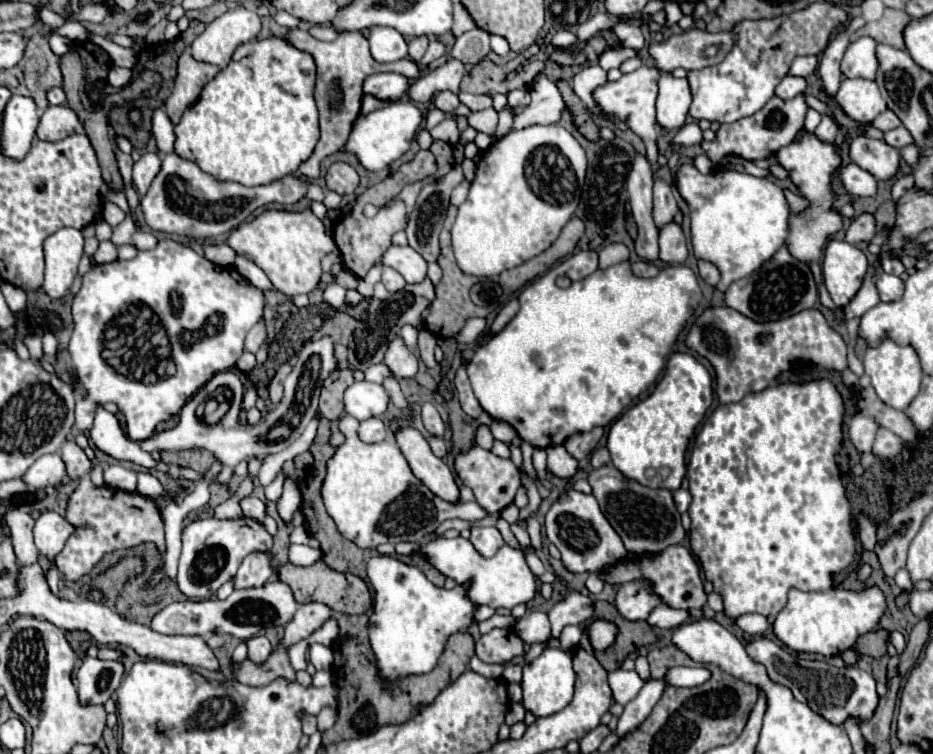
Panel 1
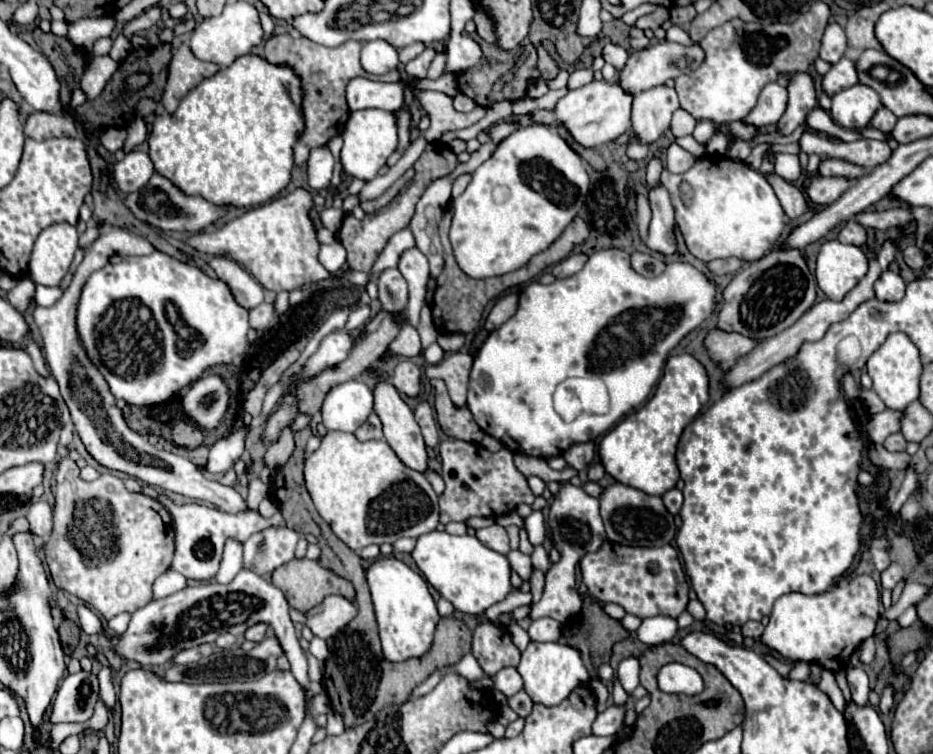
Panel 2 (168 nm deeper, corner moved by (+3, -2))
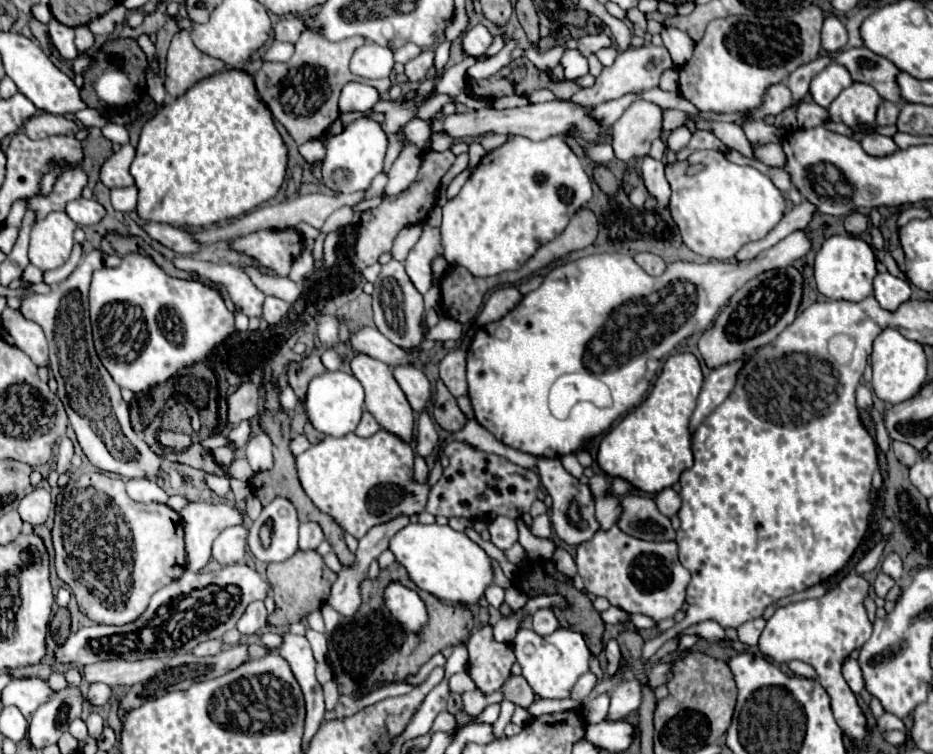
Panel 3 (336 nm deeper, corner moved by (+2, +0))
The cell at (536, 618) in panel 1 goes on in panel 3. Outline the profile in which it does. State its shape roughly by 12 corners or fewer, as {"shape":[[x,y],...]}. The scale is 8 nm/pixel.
{"shape":[[550,609],[534,613],[534,631],[550,635],[558,629],[558,619]]}

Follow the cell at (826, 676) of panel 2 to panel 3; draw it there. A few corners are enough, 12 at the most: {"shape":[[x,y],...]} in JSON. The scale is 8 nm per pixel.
{"shape":[[790,661],[790,667],[800,677],[814,677],[814,667],[804,661]]}

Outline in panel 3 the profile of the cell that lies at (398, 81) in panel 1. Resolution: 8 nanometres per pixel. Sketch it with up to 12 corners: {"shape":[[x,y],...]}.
{"shape":[[352,81],[342,89],[340,113],[368,111],[380,99],[372,85]]}

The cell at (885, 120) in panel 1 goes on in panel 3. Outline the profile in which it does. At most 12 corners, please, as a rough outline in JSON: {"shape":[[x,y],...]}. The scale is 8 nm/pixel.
{"shape":[[882,101],[876,113],[876,125],[894,125],[900,105]]}

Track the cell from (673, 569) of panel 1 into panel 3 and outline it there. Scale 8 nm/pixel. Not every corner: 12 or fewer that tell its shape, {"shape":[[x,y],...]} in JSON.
{"shape":[[612,525],[578,545],[592,597],[662,621],[690,573],[674,541]]}

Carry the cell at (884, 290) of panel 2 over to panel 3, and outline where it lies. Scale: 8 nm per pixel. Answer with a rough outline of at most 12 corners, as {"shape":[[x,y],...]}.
{"shape":[[888,271],[874,277],[874,297],[888,311],[908,301],[910,285]]}

